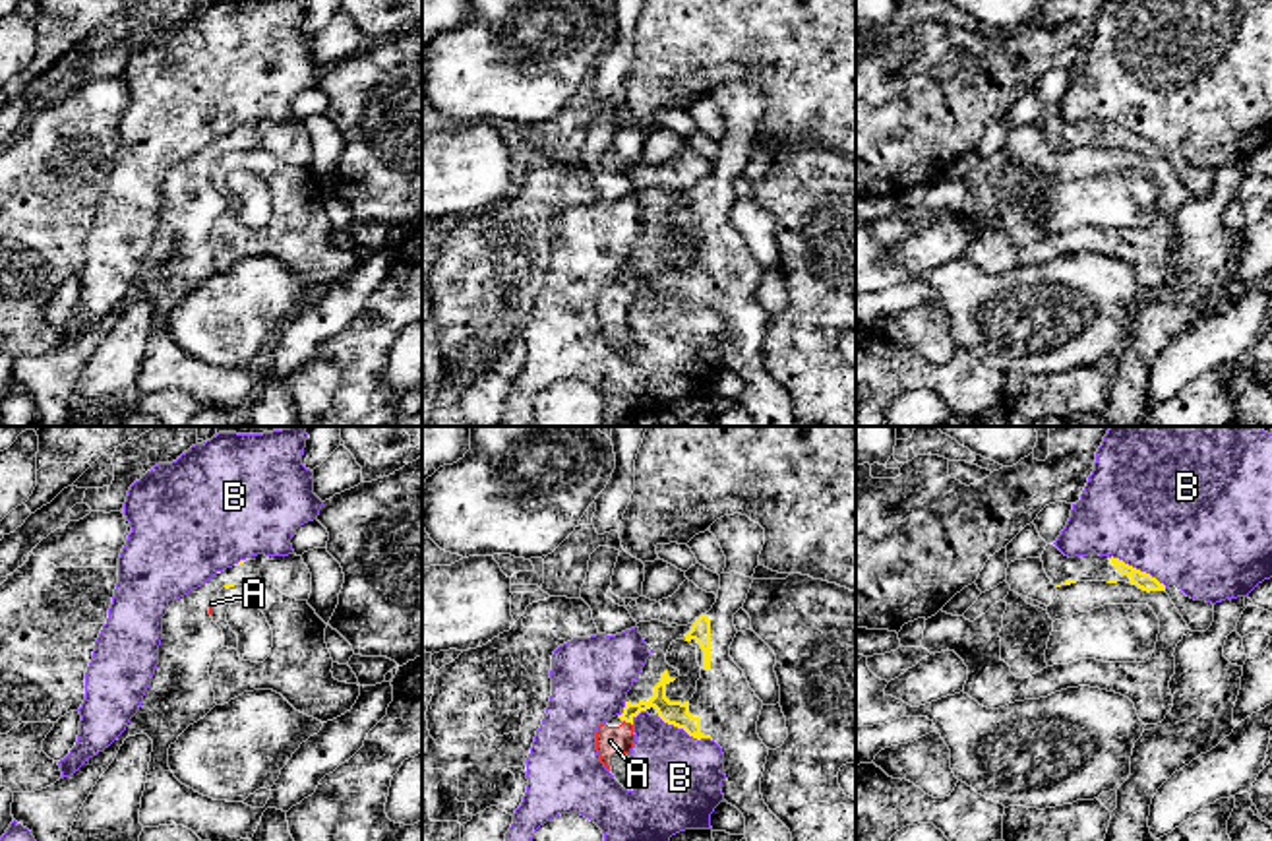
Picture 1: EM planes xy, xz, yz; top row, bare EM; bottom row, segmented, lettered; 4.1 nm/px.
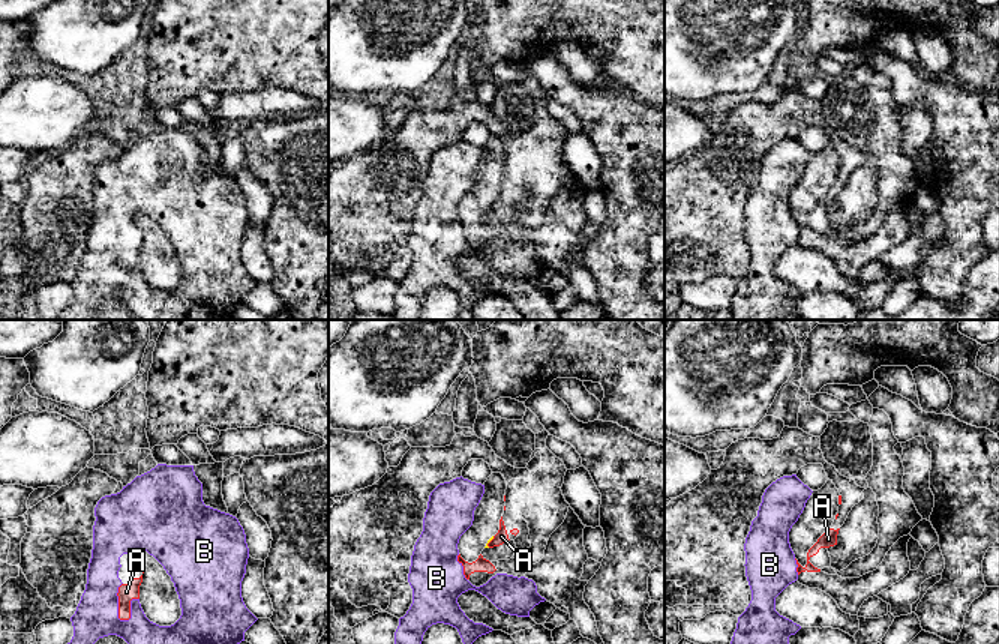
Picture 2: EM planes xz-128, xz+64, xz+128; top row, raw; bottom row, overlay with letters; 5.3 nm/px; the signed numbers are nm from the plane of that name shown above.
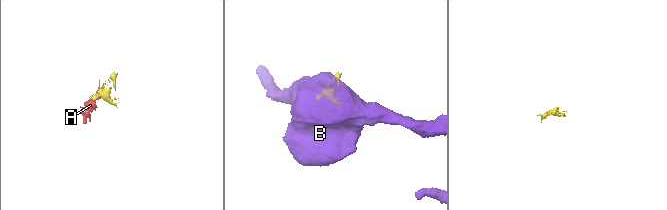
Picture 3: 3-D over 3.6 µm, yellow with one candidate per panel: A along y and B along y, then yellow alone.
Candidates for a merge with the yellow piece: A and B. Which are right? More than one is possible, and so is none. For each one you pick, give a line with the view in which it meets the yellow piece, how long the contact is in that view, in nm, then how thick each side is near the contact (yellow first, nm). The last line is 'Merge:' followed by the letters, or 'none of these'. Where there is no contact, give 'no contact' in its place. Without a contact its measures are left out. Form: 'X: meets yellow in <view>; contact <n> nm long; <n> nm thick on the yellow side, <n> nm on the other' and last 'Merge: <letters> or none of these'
A: meets yellow in xz; contact 50 nm long; 100 nm thick on the yellow side, 120 nm on the other
Merge: A

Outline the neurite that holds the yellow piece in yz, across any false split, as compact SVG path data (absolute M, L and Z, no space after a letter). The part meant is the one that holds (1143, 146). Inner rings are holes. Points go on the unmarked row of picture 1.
M1047 110L1040 124L1047 143L1055 153L1076 147L1127 147L1148 159L1166 157L1191 198L1206 198L1214 188L1212 169L1195 167L1175 151L1166 153L1150 140L1140 138L1119 124L1100 120L1069 124L1055 110Z

